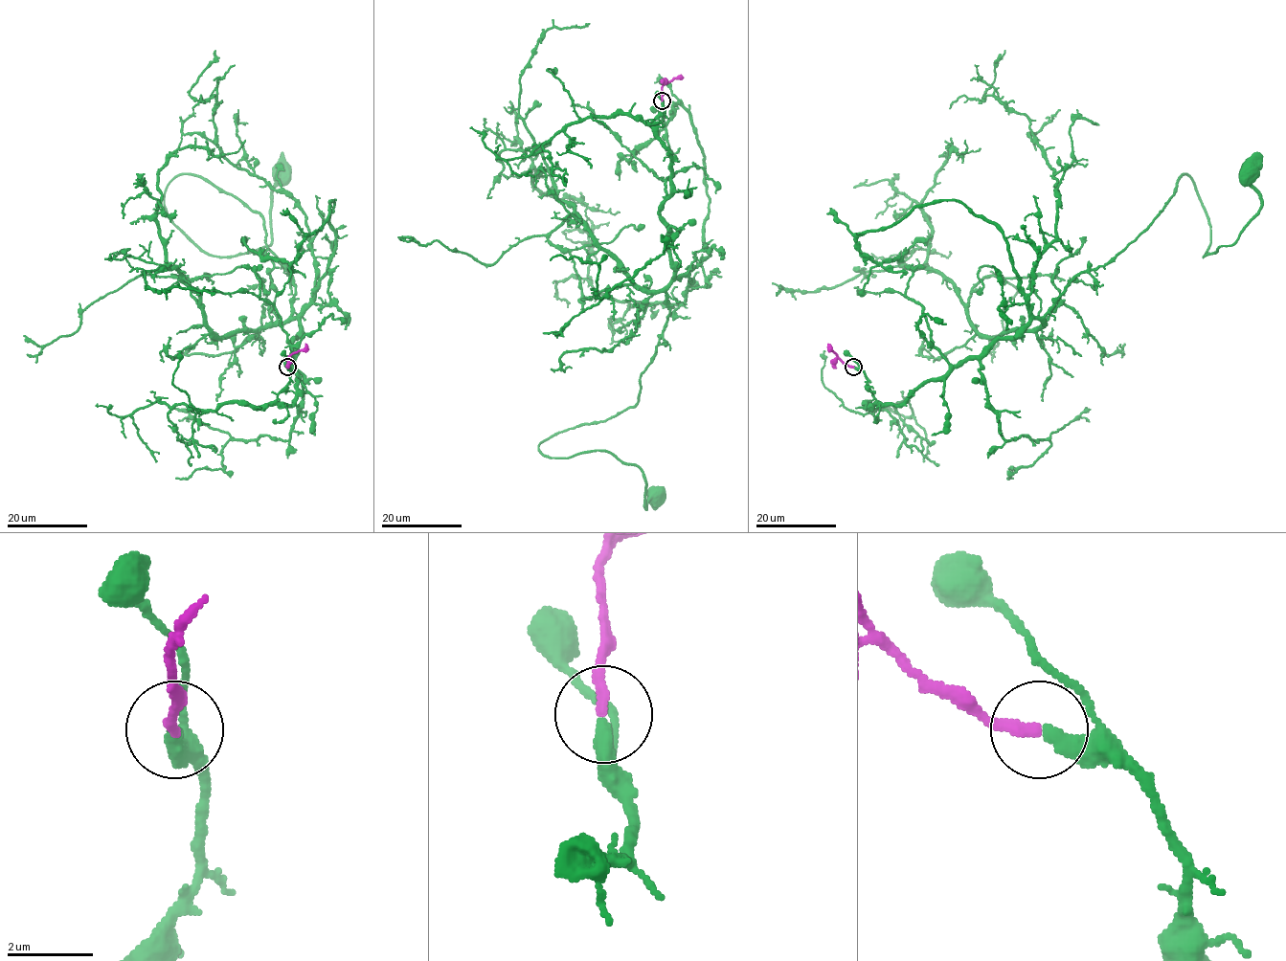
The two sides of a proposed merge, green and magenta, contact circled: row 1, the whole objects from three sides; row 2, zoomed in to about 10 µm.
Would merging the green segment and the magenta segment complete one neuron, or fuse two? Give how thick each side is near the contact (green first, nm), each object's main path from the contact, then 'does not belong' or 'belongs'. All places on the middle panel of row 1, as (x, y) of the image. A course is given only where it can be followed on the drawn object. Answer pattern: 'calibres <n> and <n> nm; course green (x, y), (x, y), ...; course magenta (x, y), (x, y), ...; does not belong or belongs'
calibres 400 and 240 nm; course green (663, 101), (663, 336), (633, 406), (538, 445), (608, 451), (641, 471), (645, 508), (653, 495); course magenta (663, 100), (663, 86), (680, 76); belongs

